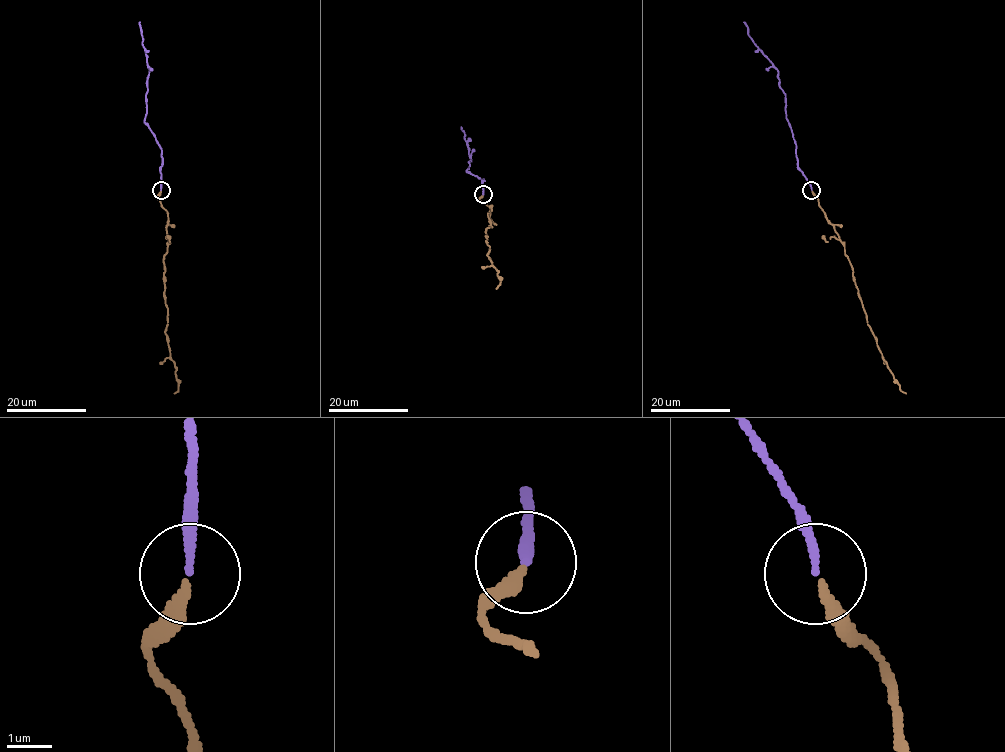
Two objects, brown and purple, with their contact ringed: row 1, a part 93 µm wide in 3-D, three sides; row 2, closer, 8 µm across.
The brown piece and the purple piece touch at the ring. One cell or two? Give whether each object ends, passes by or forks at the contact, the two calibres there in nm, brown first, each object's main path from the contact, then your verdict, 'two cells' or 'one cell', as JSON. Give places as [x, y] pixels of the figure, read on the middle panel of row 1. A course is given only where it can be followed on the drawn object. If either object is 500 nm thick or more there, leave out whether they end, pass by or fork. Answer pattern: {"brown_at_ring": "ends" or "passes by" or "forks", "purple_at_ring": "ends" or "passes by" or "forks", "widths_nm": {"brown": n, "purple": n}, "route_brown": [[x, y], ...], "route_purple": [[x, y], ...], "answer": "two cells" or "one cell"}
{"brown_at_ring": "ends", "purple_at_ring": "ends", "widths_nm": {"brown": 240, "purple": 170}, "route_brown": [[483, 195], [479, 200], [490, 208], [490, 225], [485, 231], [487, 255], [500, 279], [496, 289]], "route_purple": [[483, 194], [484, 180], [466, 171], [471, 161], [461, 126]], "answer": "one cell"}

